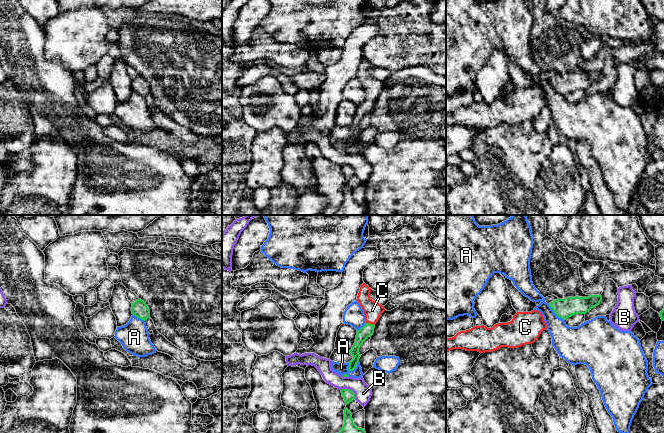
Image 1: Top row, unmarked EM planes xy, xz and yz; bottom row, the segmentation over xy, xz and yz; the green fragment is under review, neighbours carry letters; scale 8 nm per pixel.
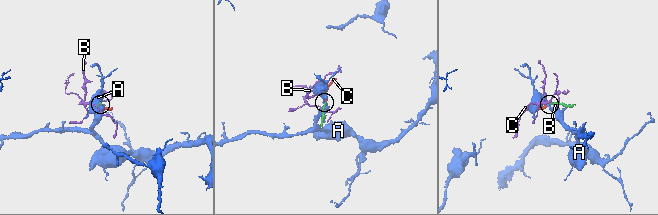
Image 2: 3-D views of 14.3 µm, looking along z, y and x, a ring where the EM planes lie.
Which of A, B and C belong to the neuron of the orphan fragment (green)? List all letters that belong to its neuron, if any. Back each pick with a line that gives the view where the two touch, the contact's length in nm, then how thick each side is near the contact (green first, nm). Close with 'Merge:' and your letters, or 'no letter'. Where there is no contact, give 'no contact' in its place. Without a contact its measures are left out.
C: meets green in xz; contact 80 nm long; 100 nm thick on the green side, 140 nm on the other
Merge: C

